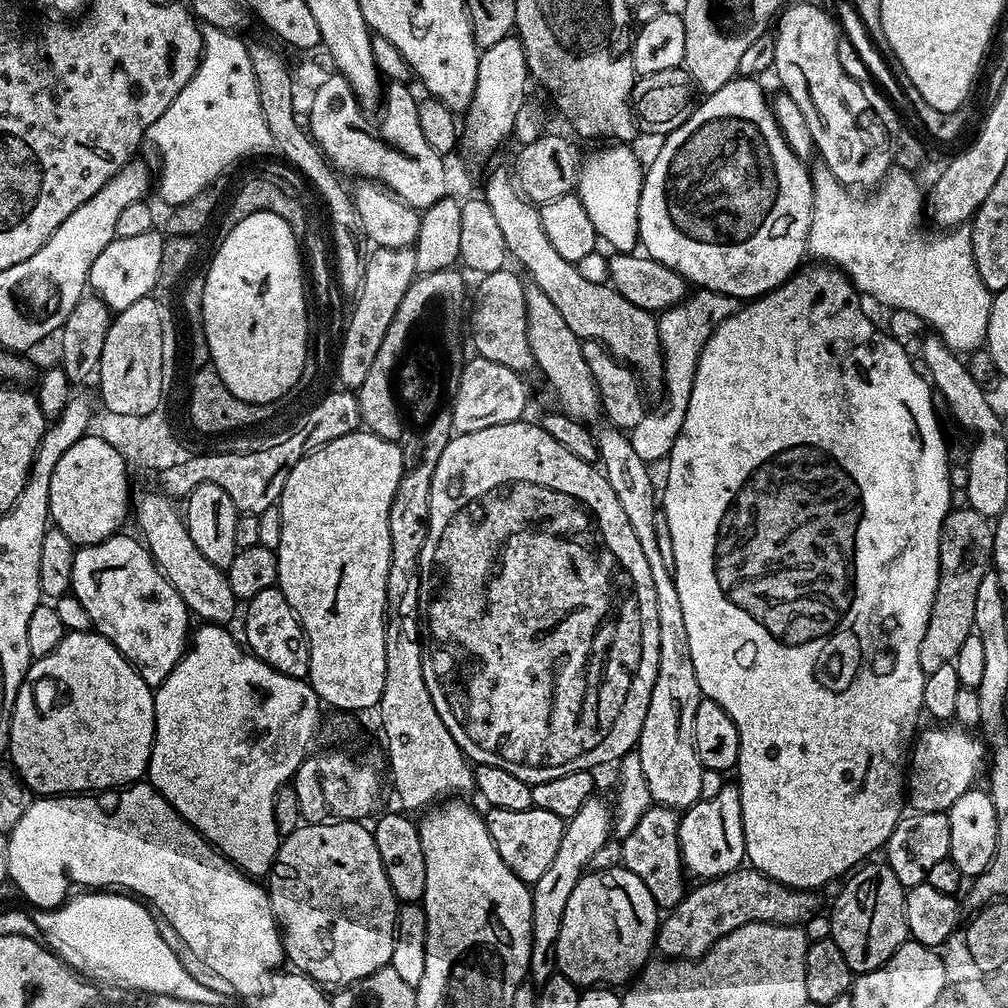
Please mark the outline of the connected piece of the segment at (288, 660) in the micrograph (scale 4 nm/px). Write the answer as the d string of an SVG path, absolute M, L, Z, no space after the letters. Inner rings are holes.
M279 587L261 590L259 594L254 594L254 598L247 601L245 608L248 609L245 612L243 609L242 612L242 620L244 616L242 640L247 651L251 652L253 656L257 656L262 662L266 662L274 670L278 670L290 678L305 679L308 674L308 640L304 637L304 627L300 625L300 619L294 614L290 602L286 602L286 598L280 593Z

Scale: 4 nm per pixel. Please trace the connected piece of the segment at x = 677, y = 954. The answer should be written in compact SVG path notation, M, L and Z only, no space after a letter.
M751 866L735 868L730 874L718 876L714 880L697 883L697 888L685 891L678 906L667 909L656 930L655 951L669 960L699 960L706 955L714 944L726 934L747 924L794 924L803 926L820 908L820 900L815 891L791 888Z

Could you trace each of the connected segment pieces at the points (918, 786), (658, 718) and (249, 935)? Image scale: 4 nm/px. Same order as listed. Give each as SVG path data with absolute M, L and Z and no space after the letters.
M932 726L920 737L915 737L910 748L910 763L906 768L906 804L913 812L947 812L949 806L958 802L962 794L977 783L976 775L980 772L980 740L952 726Z
M604 426L601 432L595 433L595 442L599 452L599 467L610 482L610 490L614 490L618 506L622 506L634 534L638 534L646 562L650 562L654 598L658 601L658 674L650 694L650 706L642 722L638 745L642 774L646 775L647 788L657 805L687 810L704 794L702 788L706 770L701 766L694 746L694 714L698 714L702 693L694 674L694 662L690 658L690 637L686 635L682 601L678 599L674 575L666 570L658 550L658 484L652 481L649 461L638 458L631 439L621 429Z
M137 782L99 794L33 799L26 814L18 818L18 826L7 833L6 839L8 880L16 883L17 890L30 903L36 904L32 906L37 909L58 908L65 903L72 880L76 884L88 884L84 886L92 890L104 890L109 886L123 890L151 905L159 919L173 928L177 941L180 939L196 959L225 980L229 985L224 984L233 993L241 992L244 996L259 993L270 974L281 967L280 963L285 963L284 941L280 939L280 927L276 925L265 885L241 872L208 843L201 832L194 831L151 783Z

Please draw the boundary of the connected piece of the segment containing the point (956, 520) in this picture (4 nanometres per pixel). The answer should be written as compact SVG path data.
M967 506L953 507L944 519L940 531L938 590L934 594L926 634L922 634L922 646L918 646L918 662L926 674L953 663L962 642L973 635L974 600L978 586L981 585L983 576L989 572L992 562L992 530L989 517L978 514Z

